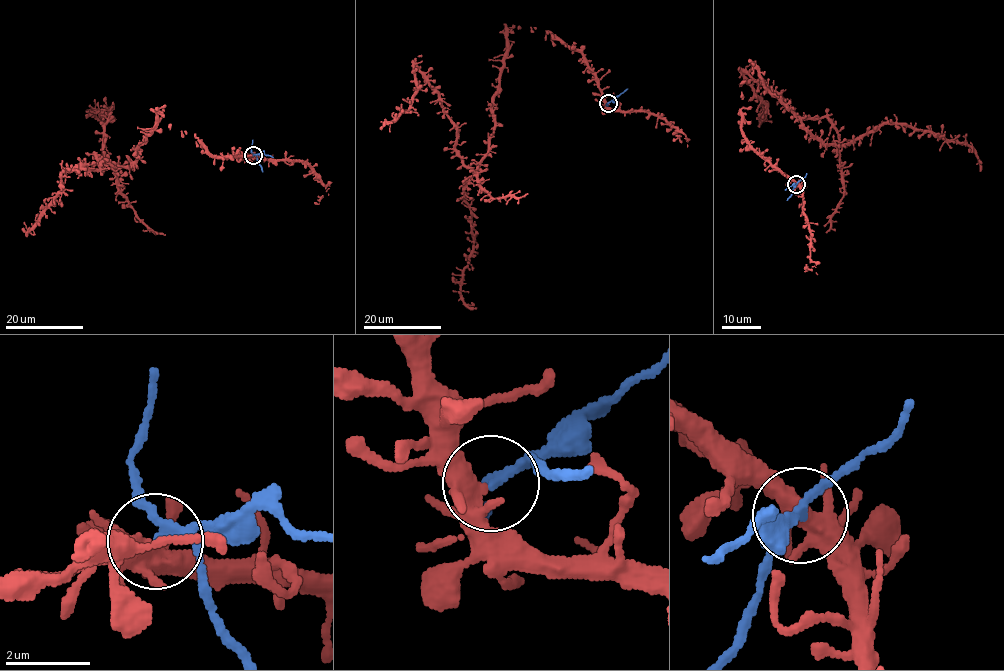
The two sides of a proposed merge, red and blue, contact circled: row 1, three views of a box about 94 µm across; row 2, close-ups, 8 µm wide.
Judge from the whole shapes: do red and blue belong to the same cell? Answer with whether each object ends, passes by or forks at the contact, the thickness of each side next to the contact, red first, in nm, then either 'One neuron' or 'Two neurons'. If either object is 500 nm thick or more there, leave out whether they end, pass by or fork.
At the ring red forks. At the ring blue forks. Thickness 360 nm (red) against 140 nm. Two neurons

